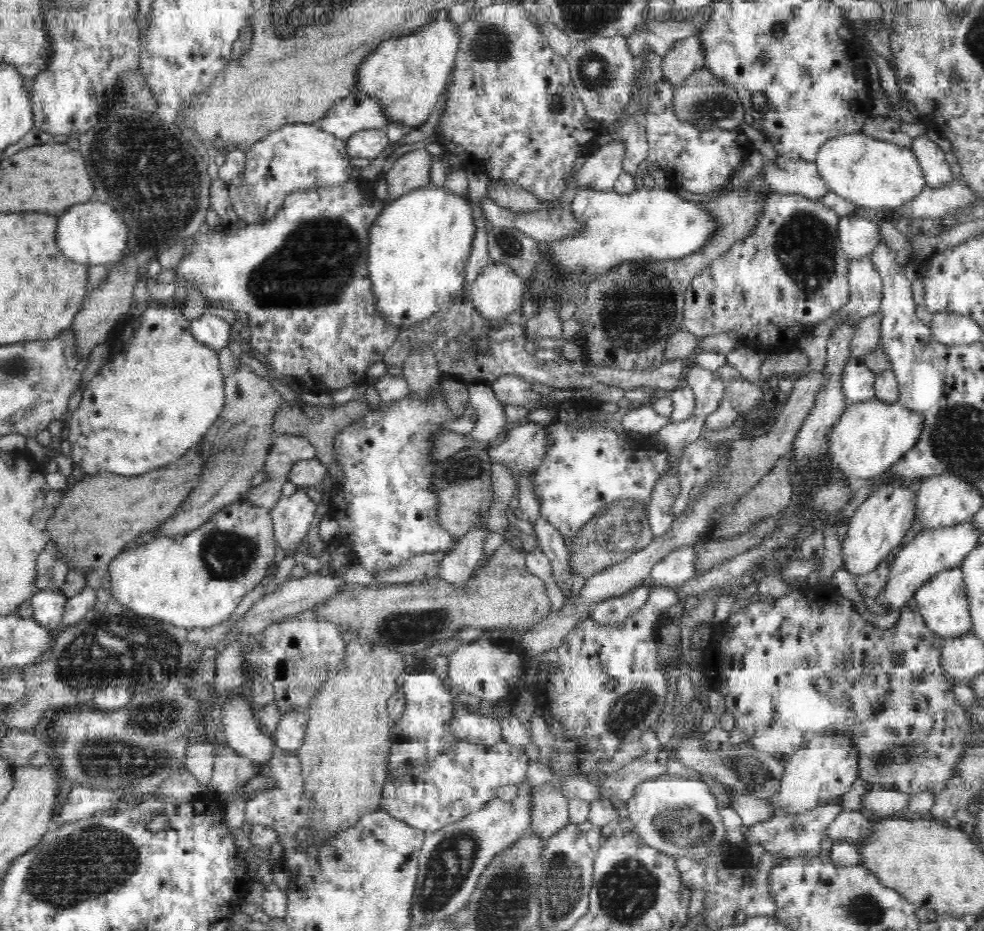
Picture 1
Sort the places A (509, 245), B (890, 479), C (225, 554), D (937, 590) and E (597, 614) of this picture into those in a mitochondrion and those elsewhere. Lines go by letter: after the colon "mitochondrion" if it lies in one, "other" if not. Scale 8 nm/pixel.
A: mitochondrion
B: other
C: mitochondrion
D: other
E: other

